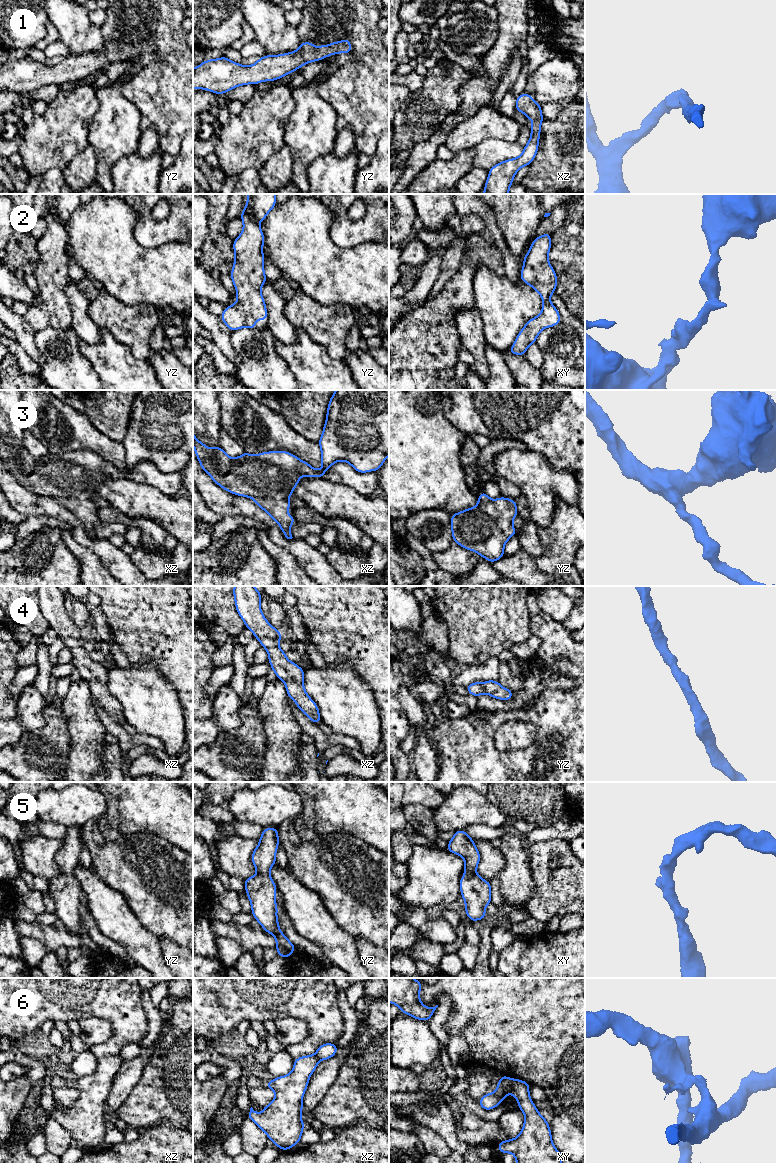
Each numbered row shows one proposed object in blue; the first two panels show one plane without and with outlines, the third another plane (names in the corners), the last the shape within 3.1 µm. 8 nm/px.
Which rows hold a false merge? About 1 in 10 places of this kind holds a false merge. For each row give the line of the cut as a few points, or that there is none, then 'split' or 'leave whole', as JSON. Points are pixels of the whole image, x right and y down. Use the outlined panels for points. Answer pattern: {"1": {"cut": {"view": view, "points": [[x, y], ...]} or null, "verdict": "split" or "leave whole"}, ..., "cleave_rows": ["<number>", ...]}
{"1": {"cut": null, "verdict": "leave whole"}, "2": {"cut": null, "verdict": "leave whole"}, "3": {"cut": null, "verdict": "leave whole"}, "4": {"cut": null, "verdict": "leave whole"}, "5": {"cut": null, "verdict": "leave whole"}, "6": {"cut": {"view": "xy", "points": [[511, 1079], [512, 1092]]}, "verdict": "split"}, "cleave_rows": ["6"]}

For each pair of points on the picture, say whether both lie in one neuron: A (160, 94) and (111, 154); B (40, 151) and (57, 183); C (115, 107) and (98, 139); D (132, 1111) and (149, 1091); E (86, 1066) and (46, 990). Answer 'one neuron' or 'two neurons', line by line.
A: two neurons
B: two neurons
C: one neuron
D: one neuron
E: two neurons

